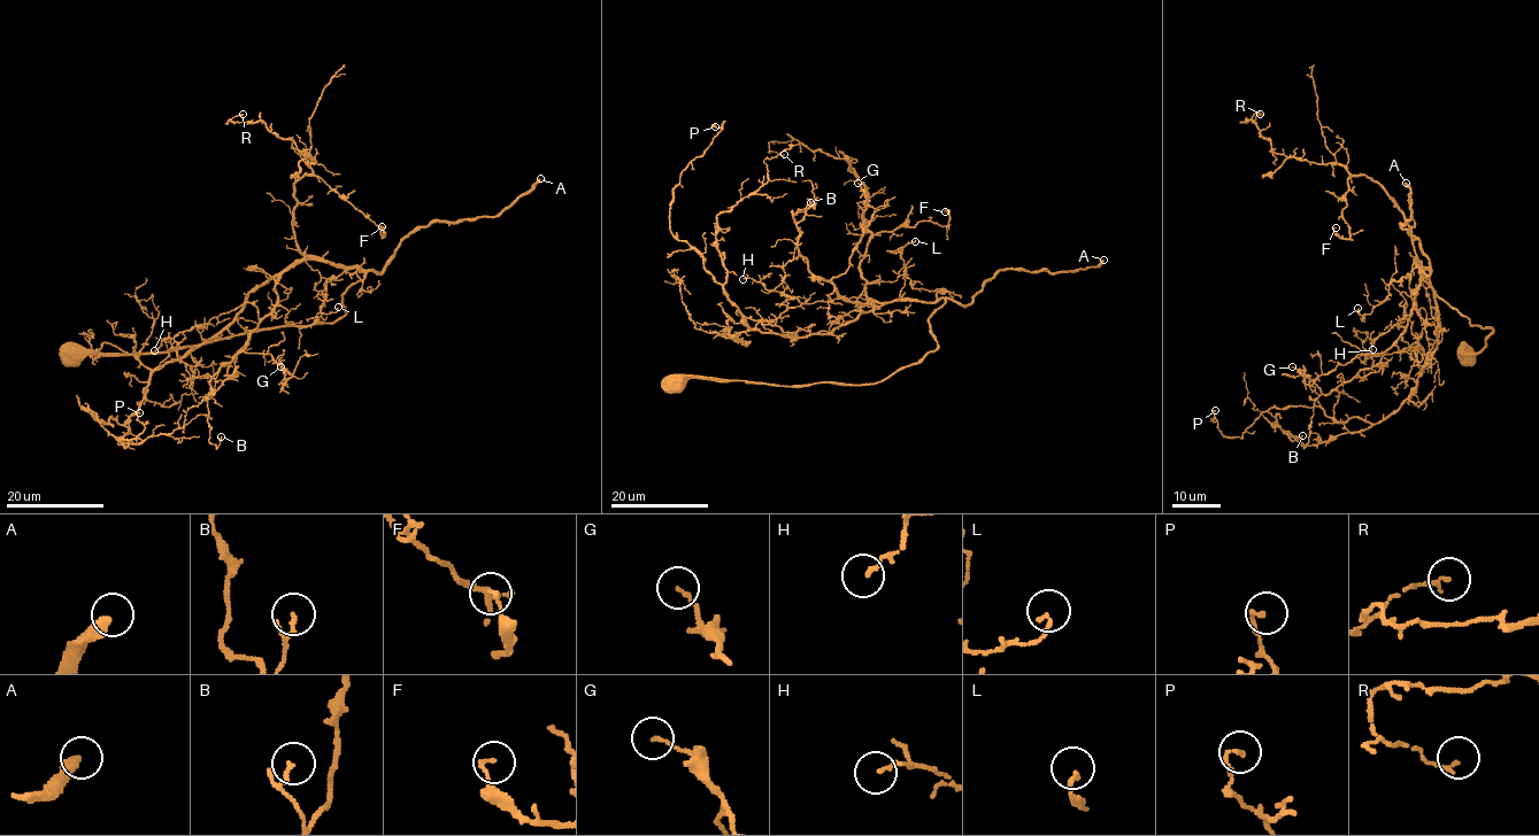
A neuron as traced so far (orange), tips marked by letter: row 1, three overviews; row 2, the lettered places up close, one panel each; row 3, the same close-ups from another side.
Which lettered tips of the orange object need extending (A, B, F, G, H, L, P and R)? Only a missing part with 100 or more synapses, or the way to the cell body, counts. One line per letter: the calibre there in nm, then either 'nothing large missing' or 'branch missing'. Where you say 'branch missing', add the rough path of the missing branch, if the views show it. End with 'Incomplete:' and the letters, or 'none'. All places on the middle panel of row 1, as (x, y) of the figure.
A: 400 nm thick; branch missing; missing branch runs (1103, 260), (1134, 239), (1062, 225), (1031, 231), (1015, 222), (947, 217), (926, 187)
B: 110 nm thick; nothing large missing
F: 110 nm thick; nothing large missing
G: 130 nm thick; nothing large missing
H: 80 nm thick; nothing large missing
L: 140 nm thick; nothing large missing
P: 120 nm thick; nothing large missing
R: 150 nm thick; nothing large missing
Incomplete: A

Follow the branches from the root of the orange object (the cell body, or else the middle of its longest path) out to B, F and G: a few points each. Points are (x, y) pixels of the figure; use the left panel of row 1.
B: (75, 351), (331, 324), (363, 272), (307, 258), (283, 273), (275, 307), (209, 381), (209, 441), (221, 436)
F: (75, 351), (145, 354), (338, 320), (364, 273), (301, 252), (305, 175), (382, 226)
G: (75, 351), (331, 324), (363, 272), (307, 258), (283, 273), (244, 350), (284, 385), (281, 366)

